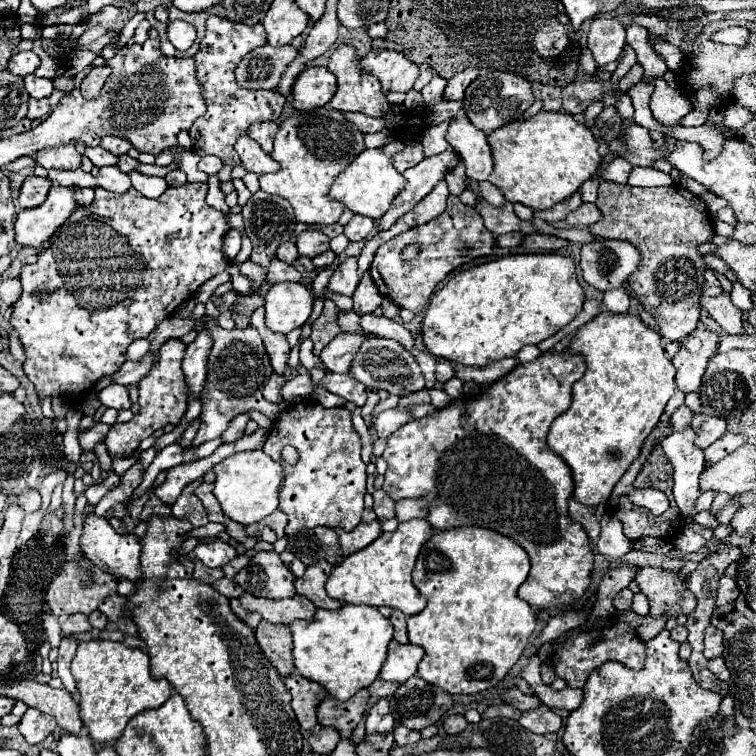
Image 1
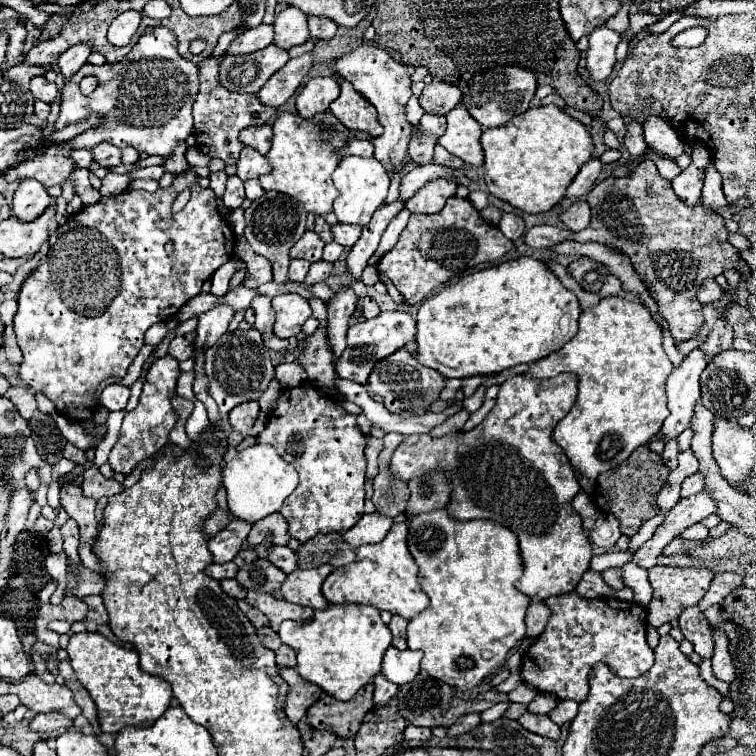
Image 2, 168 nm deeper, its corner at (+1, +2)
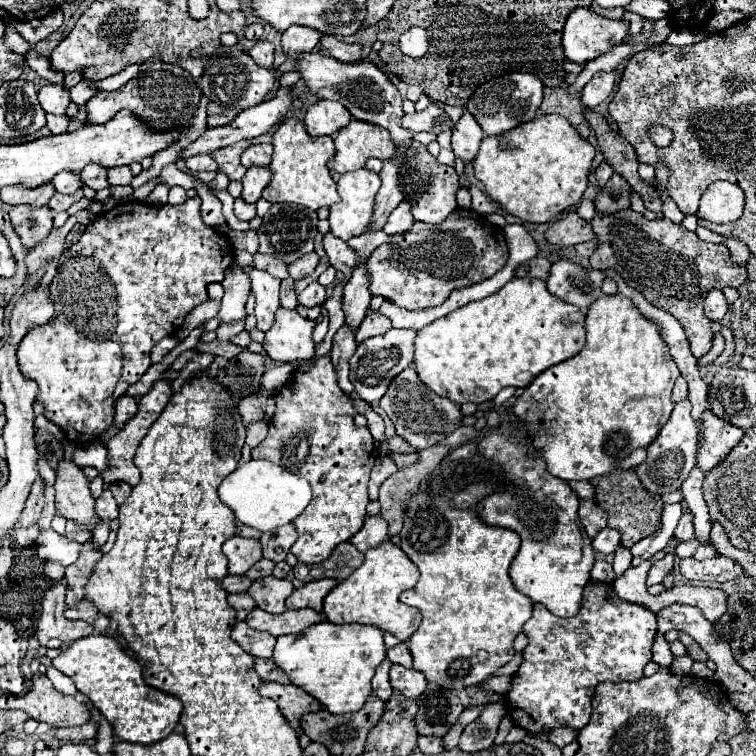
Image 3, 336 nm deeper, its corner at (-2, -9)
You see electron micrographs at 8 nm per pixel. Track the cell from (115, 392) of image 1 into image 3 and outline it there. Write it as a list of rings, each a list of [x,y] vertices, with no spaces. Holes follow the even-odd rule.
[[[121,396],[117,402],[115,402],[115,416],[113,416],[113,422],[117,424],[117,426],[123,426],[127,420],[131,420],[133,416],[135,416],[135,412],[137,412],[137,402],[135,402],[135,398],[131,398],[131,396]]]

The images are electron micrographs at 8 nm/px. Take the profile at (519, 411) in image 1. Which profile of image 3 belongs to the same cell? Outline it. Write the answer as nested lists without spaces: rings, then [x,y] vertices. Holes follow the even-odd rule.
[[[511,406],[503,408],[499,416],[501,424],[485,432],[477,452],[485,460],[501,466],[505,486],[485,496],[479,506],[475,506],[475,512],[489,526],[503,526],[519,534],[521,548],[509,570],[513,586],[533,602],[547,606],[555,616],[575,616],[581,606],[583,588],[591,580],[589,572],[595,564],[593,546],[589,538],[585,540],[583,526],[577,518],[579,496],[567,480],[549,474],[541,450],[533,444],[529,422],[515,416]]]

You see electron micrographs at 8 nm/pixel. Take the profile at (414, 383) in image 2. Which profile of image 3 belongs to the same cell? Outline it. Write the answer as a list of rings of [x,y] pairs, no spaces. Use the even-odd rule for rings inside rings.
[[[407,366],[401,374],[397,374],[391,380],[389,390],[381,398],[379,406],[387,412],[387,416],[395,424],[397,436],[407,440],[417,450],[423,450],[423,448],[429,448],[429,446],[437,444],[443,436],[451,434],[459,426],[459,420],[461,420],[459,406],[455,402],[451,402],[447,396],[439,396],[439,394],[431,392],[419,380],[419,374],[415,372],[413,366]]]

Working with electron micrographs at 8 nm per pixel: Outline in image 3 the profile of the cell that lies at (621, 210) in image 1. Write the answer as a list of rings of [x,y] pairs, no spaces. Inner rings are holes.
[[[631,208],[613,214],[597,212],[591,220],[597,234],[597,250],[589,258],[595,270],[613,268],[623,280],[639,290],[653,306],[671,312],[683,326],[695,358],[711,350],[711,324],[703,314],[705,294],[711,288],[739,288],[747,280],[747,266],[737,264],[725,244],[709,244],[669,218],[647,220]]]

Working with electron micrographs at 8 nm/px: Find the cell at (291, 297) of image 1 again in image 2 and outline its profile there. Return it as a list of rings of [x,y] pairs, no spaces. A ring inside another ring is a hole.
[[[294,293],[274,297],[272,305],[276,309],[276,321],[274,321],[272,333],[280,339],[296,337],[302,331],[304,321],[312,315],[308,301]]]

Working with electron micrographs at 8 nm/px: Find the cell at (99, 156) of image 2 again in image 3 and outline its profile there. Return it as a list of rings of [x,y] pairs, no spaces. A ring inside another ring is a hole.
[[[87,164],[81,170],[81,180],[83,180],[83,184],[91,186],[93,190],[103,190],[103,188],[109,186],[109,182],[107,182],[107,168],[103,168],[99,164]]]

